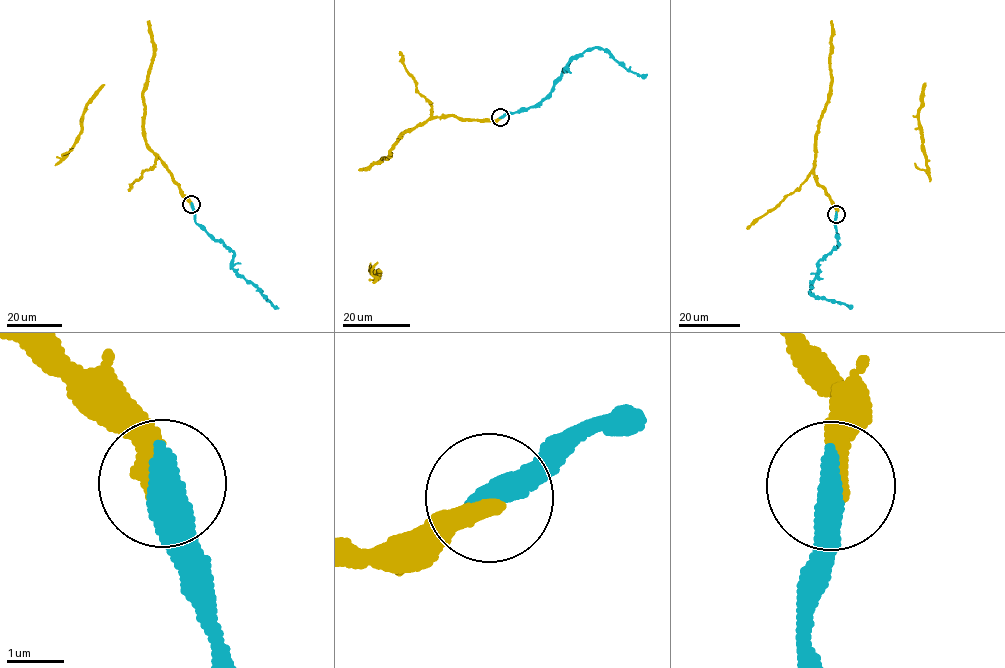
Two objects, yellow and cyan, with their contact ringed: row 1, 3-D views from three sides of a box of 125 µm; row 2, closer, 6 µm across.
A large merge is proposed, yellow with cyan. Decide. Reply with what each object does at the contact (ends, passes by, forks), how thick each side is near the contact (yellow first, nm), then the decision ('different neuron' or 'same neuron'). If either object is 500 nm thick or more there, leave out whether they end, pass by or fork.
calibres 360 and 550 nm; same neuron

